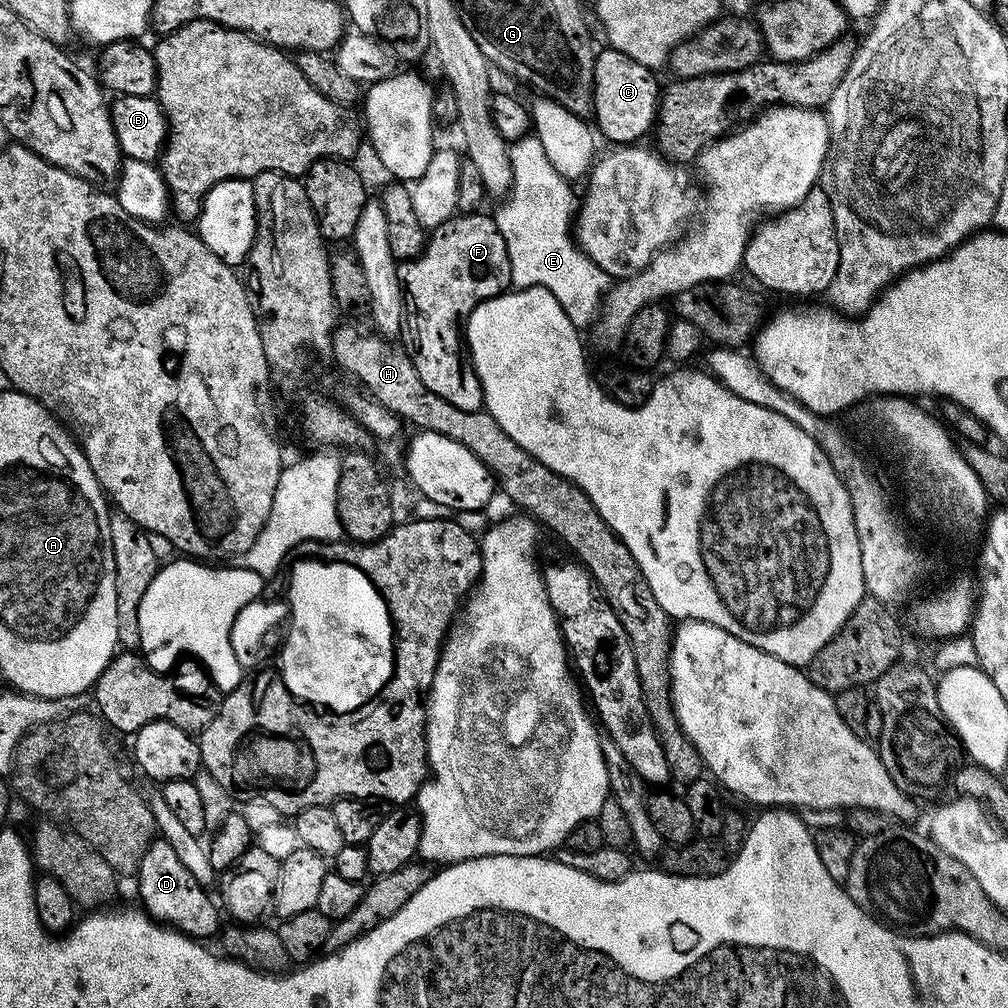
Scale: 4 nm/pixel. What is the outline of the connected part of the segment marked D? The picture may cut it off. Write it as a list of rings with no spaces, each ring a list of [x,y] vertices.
[[[163,838],[153,839],[152,845],[146,850],[146,854],[142,854],[142,862],[136,871],[134,883],[136,883],[137,890],[140,891],[141,902],[139,901],[139,903],[142,905],[143,911],[147,912],[153,920],[165,926],[171,926],[176,931],[183,932],[184,935],[193,938],[205,938],[204,936],[212,935],[215,937],[221,931],[221,909],[218,907],[218,904],[218,909],[216,909],[215,902],[208,897],[208,893],[210,893],[209,889],[201,885],[197,878],[194,878],[194,875],[191,874],[190,870],[178,858],[177,851],[173,849],[170,842]]]

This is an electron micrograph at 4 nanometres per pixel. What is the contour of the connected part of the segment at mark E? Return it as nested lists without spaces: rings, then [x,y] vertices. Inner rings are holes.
[[[529,134],[520,137],[508,148],[508,160],[512,164],[512,186],[508,189],[506,195],[503,197],[504,205],[501,206],[497,212],[494,212],[494,219],[498,230],[502,234],[502,238],[506,242],[506,254],[510,254],[510,274],[512,275],[512,284],[520,290],[543,290],[554,294],[557,304],[562,306],[562,310],[570,318],[570,322],[577,329],[587,329],[589,325],[595,321],[603,303],[604,294],[610,287],[610,278],[598,267],[597,264],[591,260],[585,252],[582,251],[579,244],[574,239],[574,217],[578,211],[578,196],[572,193],[573,185],[569,183],[564,177],[560,176],[558,170],[550,164],[549,158],[543,152],[542,142],[539,141],[534,134]]]

